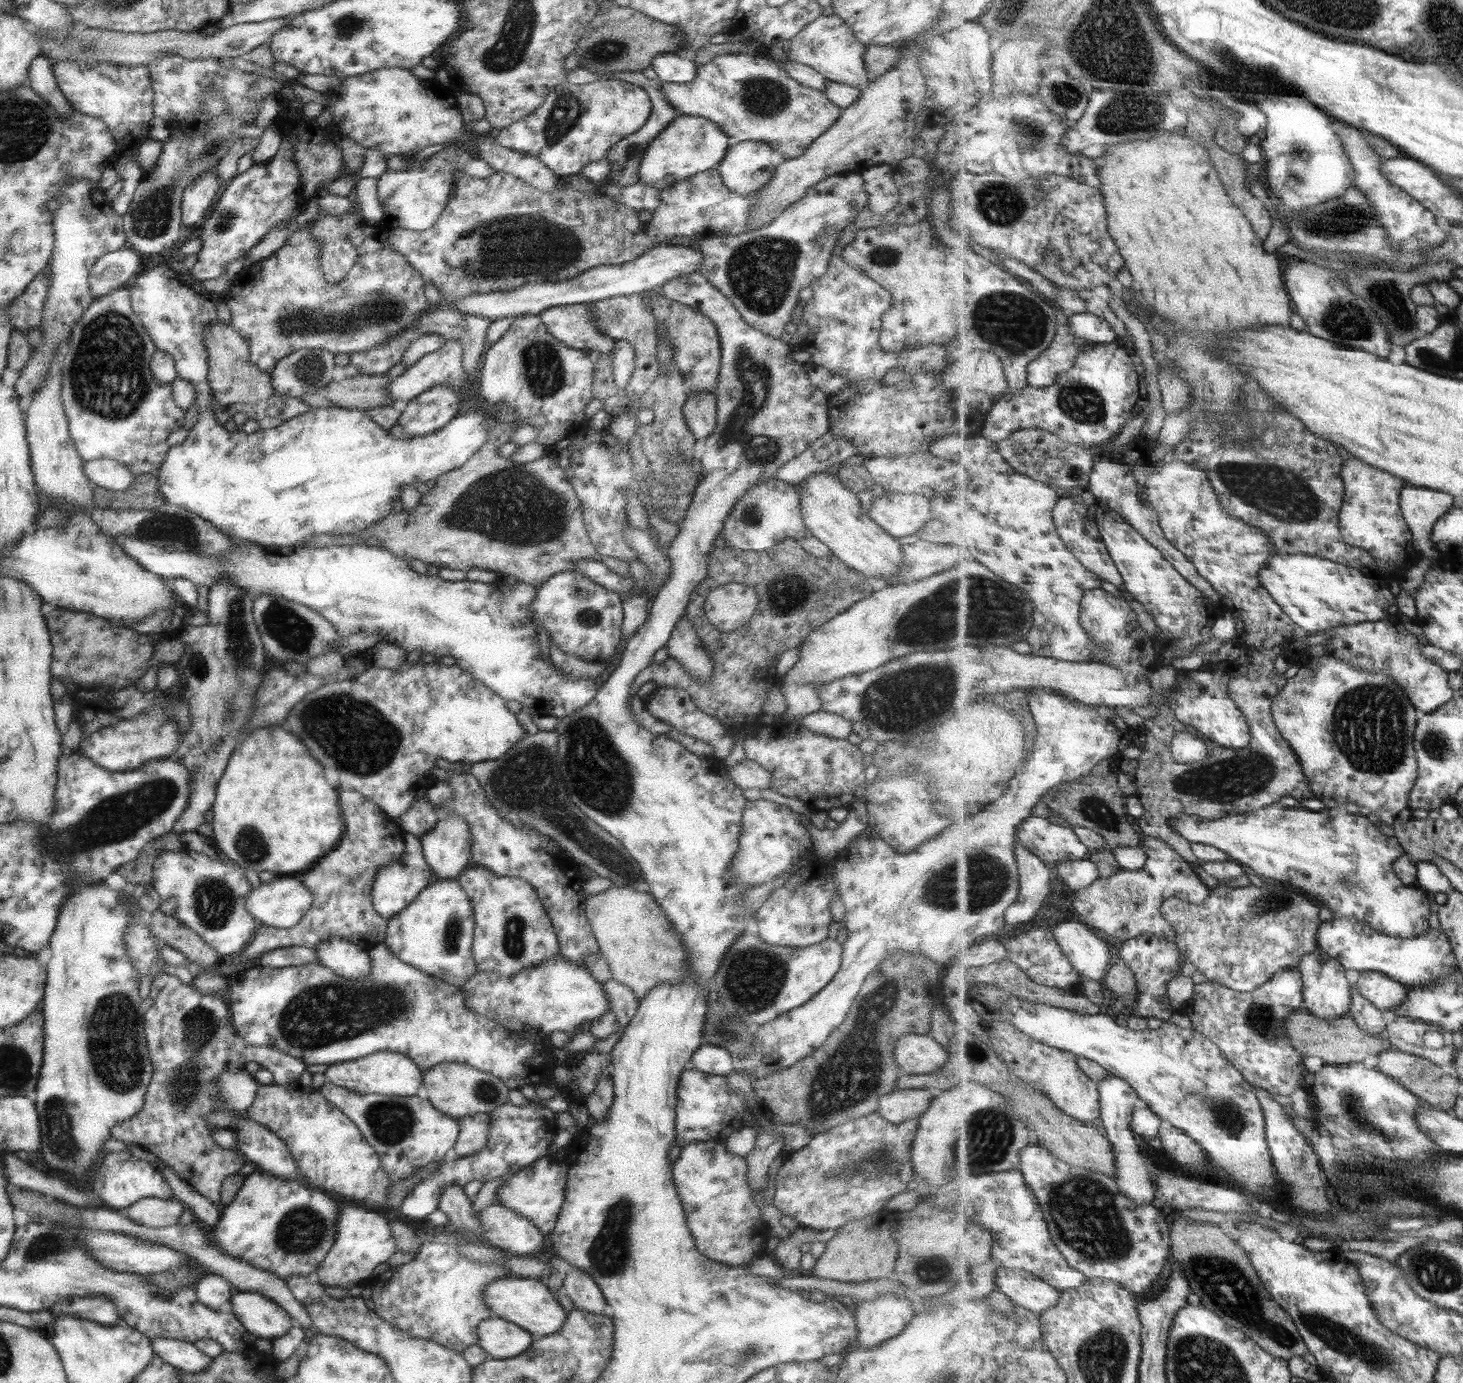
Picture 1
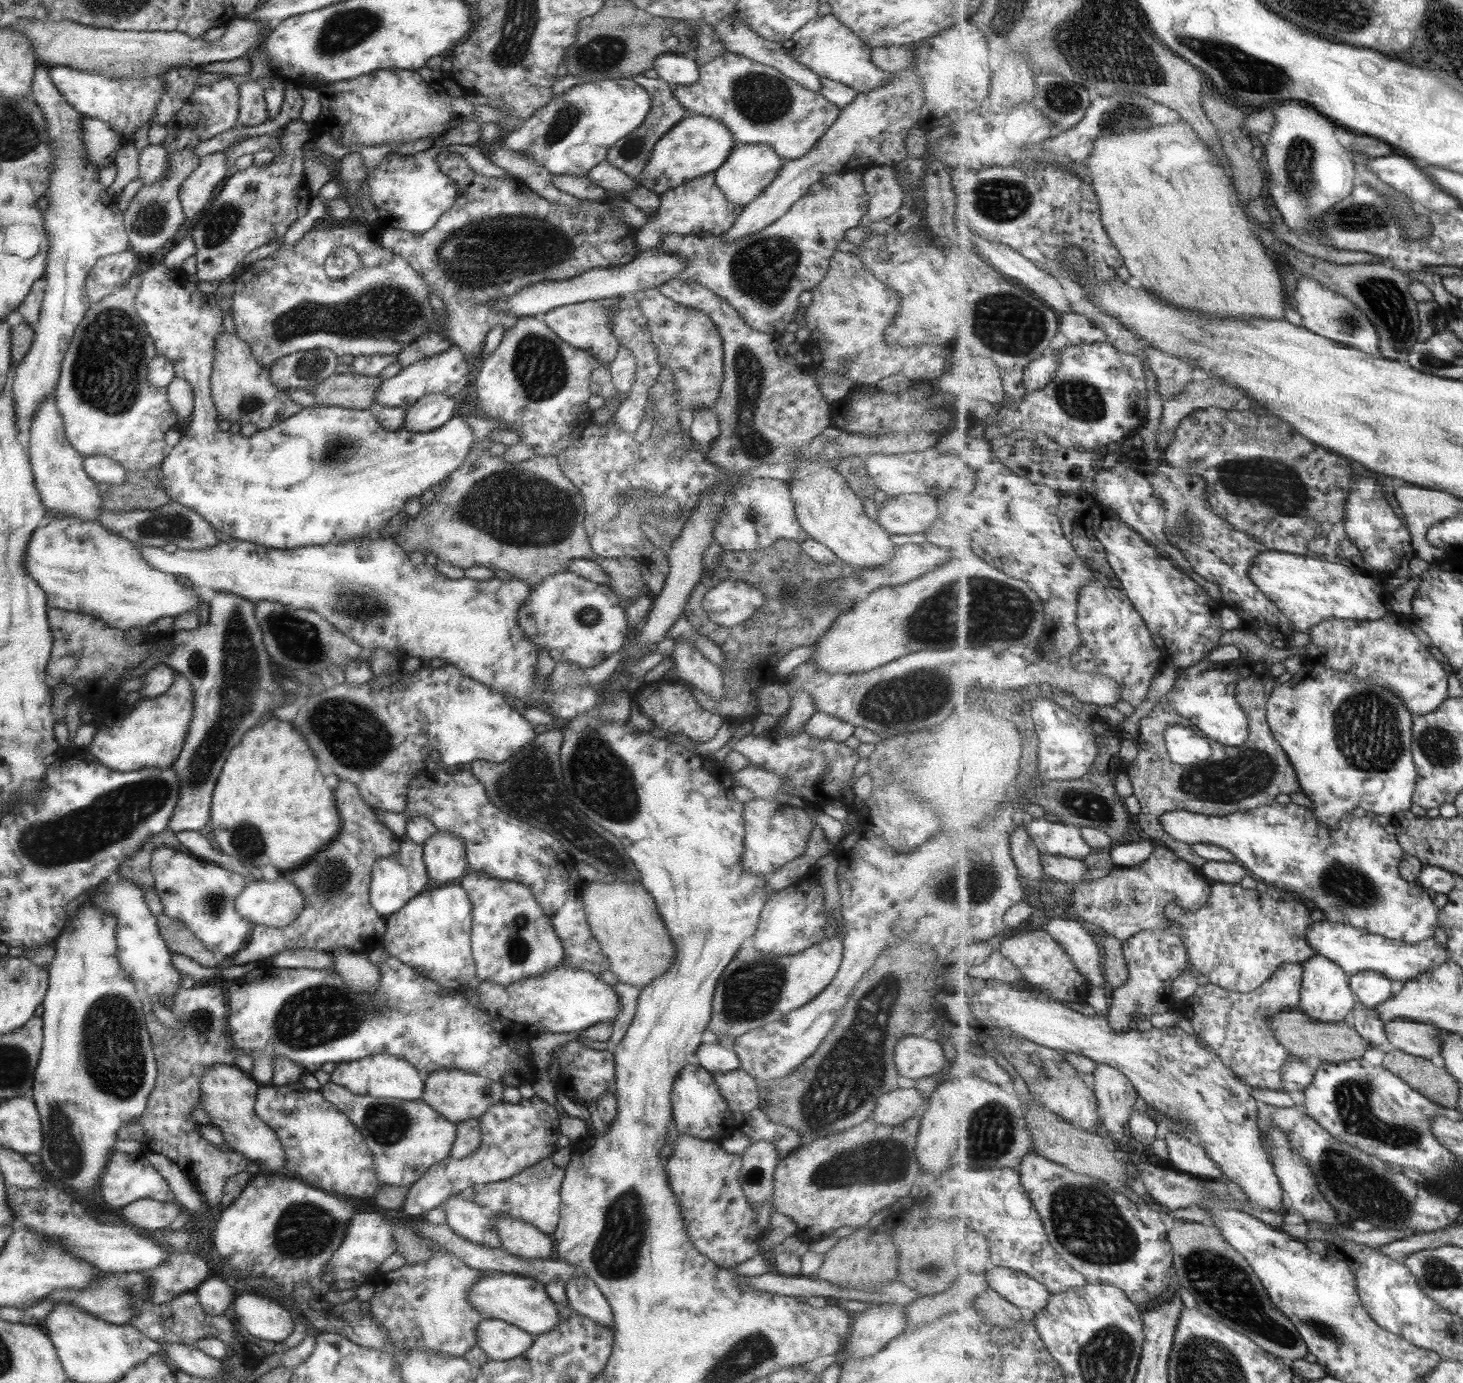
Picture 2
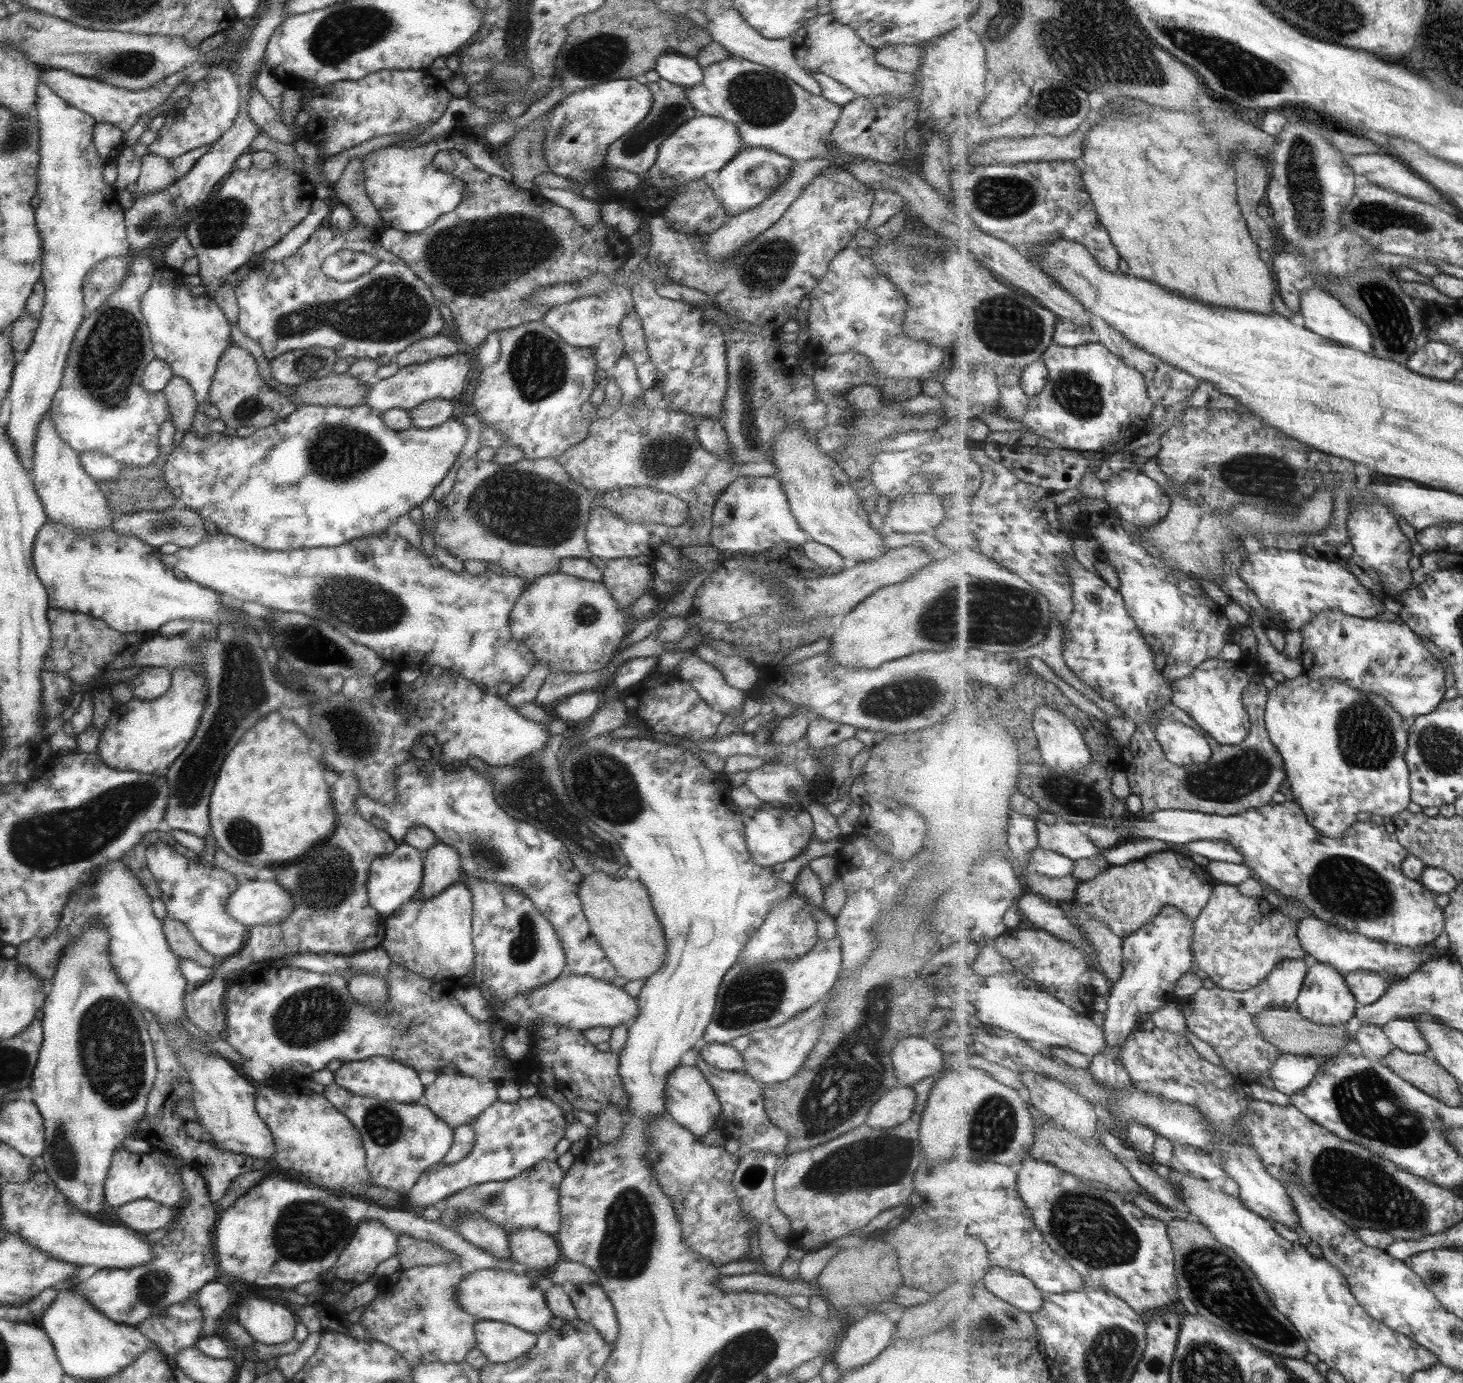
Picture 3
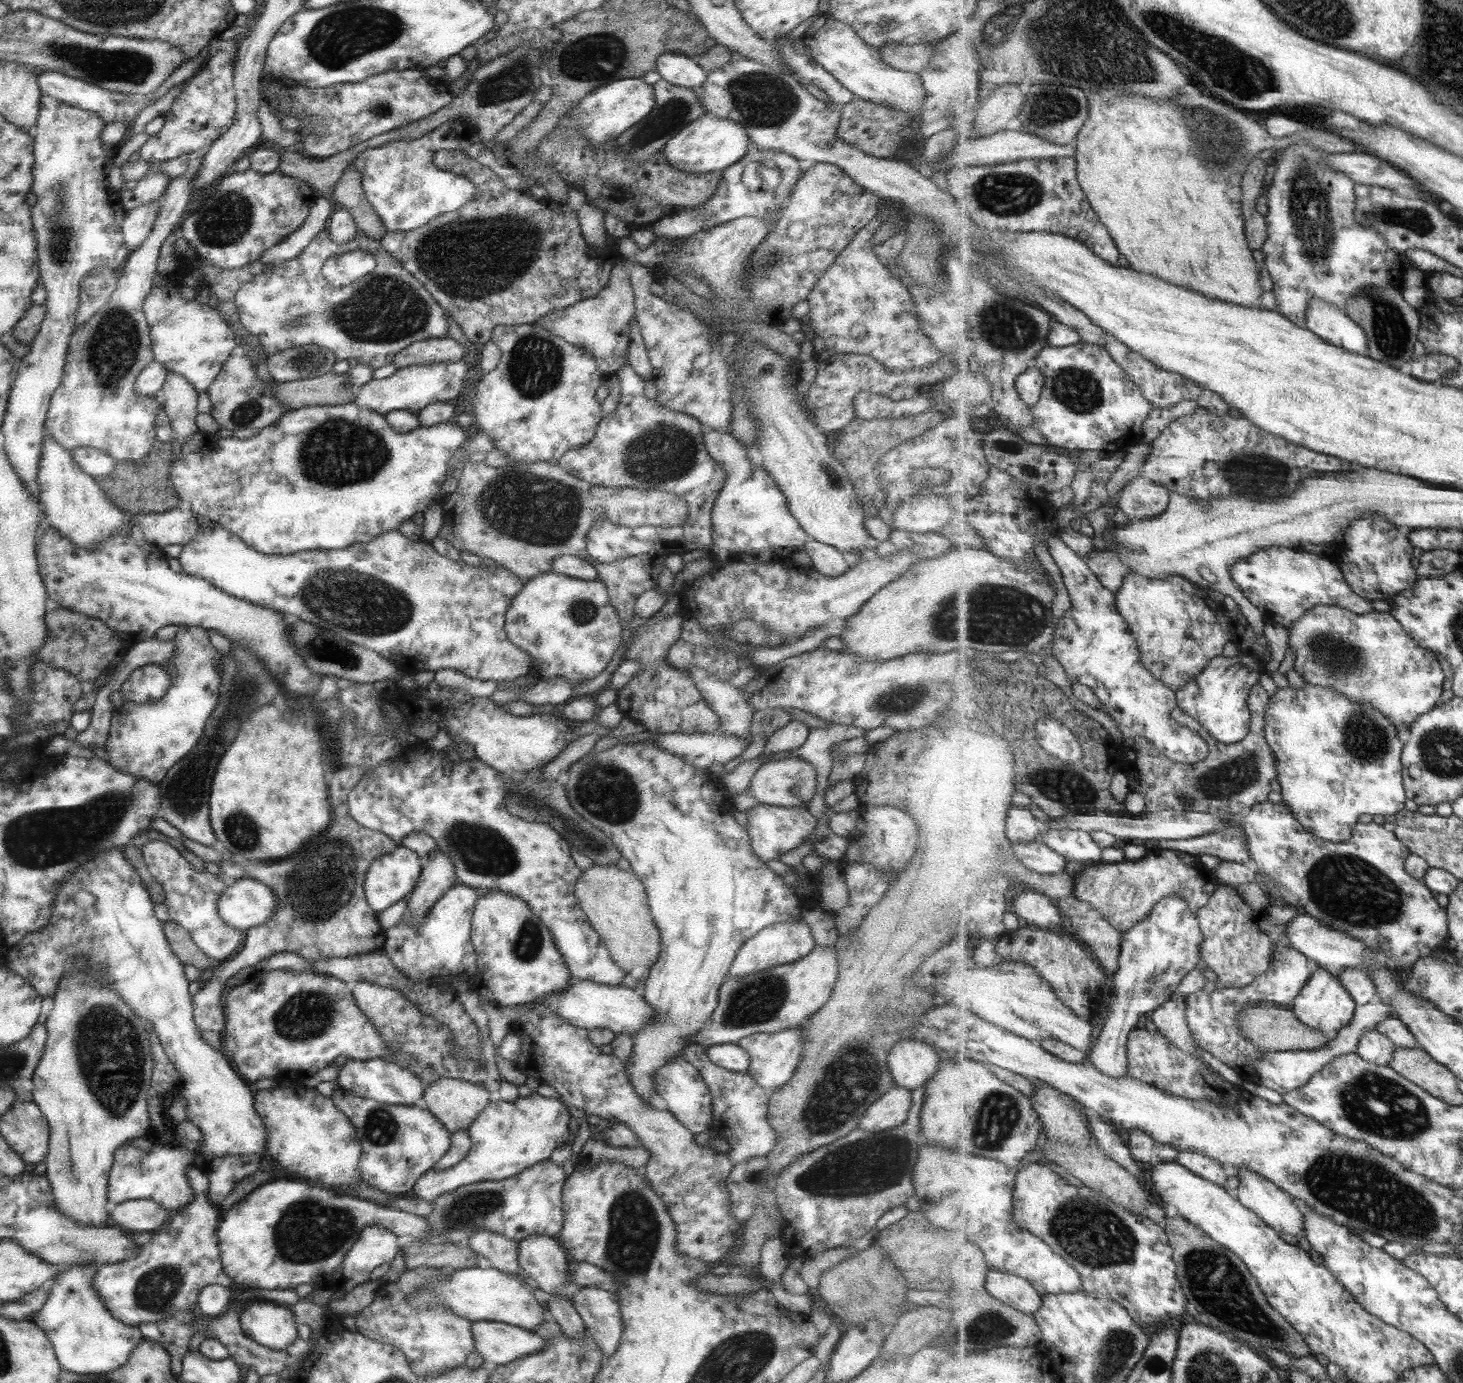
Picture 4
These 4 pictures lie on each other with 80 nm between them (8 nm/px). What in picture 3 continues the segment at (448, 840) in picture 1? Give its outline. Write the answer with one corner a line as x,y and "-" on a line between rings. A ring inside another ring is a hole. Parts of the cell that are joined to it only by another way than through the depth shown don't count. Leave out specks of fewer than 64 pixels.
436,841
433,847
425,850
422,858
422,879
416,900
427,900
455,882
462,881
459,857
451,847

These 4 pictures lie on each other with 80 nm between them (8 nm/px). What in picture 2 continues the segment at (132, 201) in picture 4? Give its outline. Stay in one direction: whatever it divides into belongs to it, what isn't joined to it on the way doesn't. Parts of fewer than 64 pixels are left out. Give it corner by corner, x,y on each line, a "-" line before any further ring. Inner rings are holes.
148,144
137,153
136,169
141,186
155,184
166,176
167,154
162,144

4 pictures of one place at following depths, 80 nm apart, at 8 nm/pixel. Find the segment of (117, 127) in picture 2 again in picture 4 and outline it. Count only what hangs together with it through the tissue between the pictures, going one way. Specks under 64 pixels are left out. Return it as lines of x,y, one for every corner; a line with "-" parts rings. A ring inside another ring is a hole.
200,52
197,56
190,58
179,65
164,81
147,95
121,94
118,91
107,91
94,86
93,83
83,82
82,79
67,76
61,72
43,72
36,75
37,87
41,95
47,95
48,98
63,102
63,104
81,109
97,118
101,118
106,124
109,122
123,122
123,124
132,124
141,109
153,104
158,98
167,93
173,86
178,85
183,80
188,80
198,68
204,64
205,56

